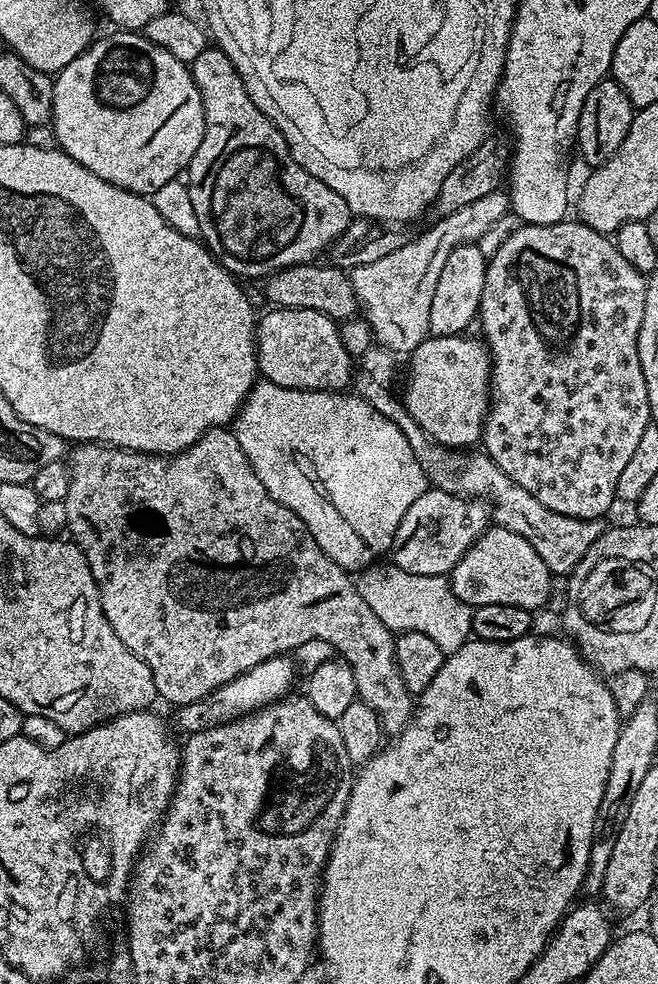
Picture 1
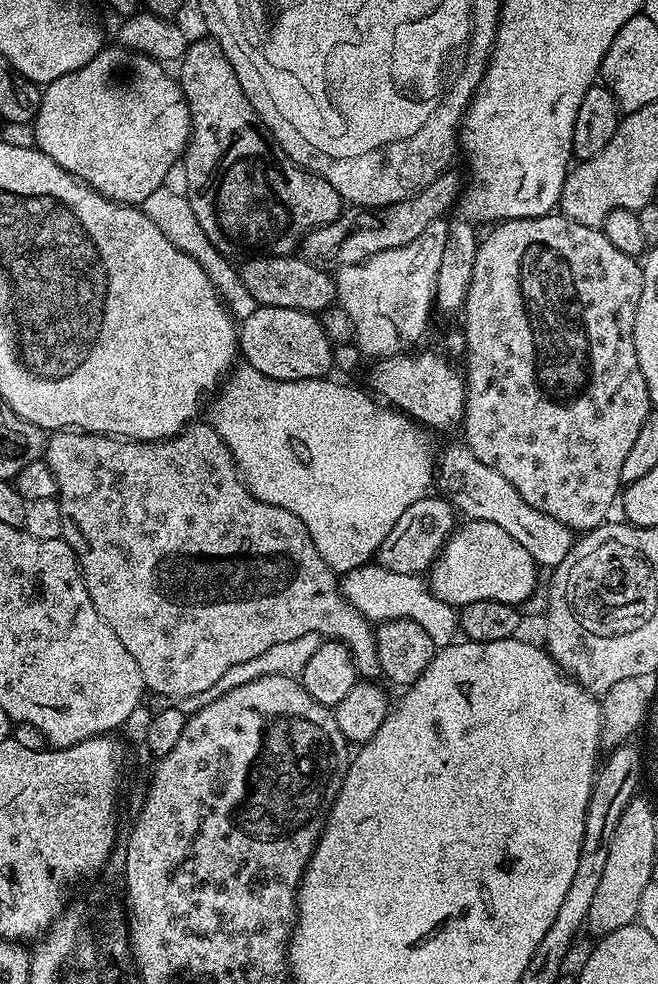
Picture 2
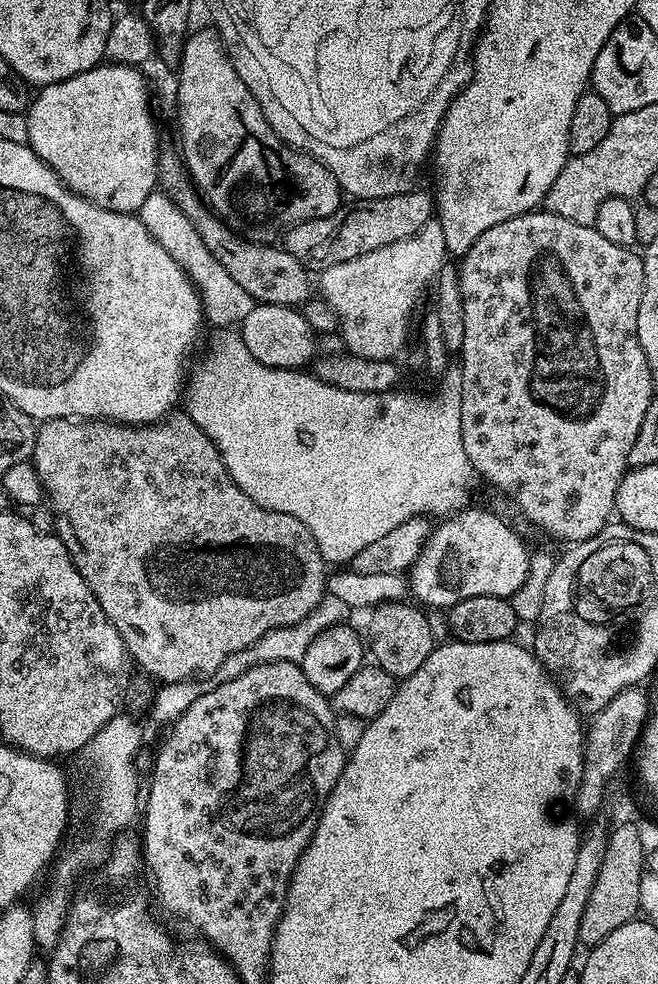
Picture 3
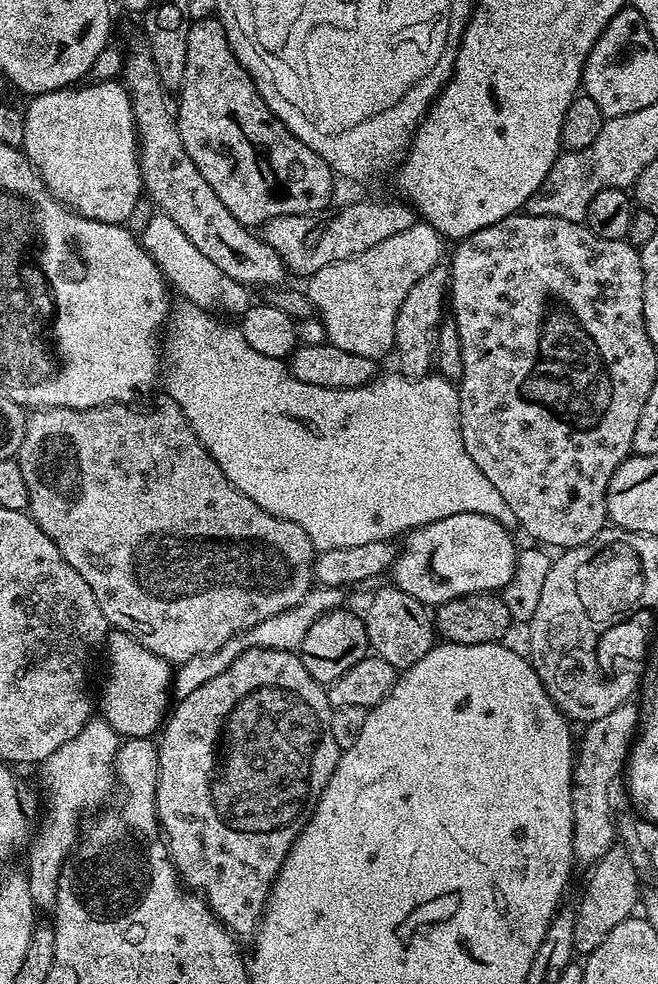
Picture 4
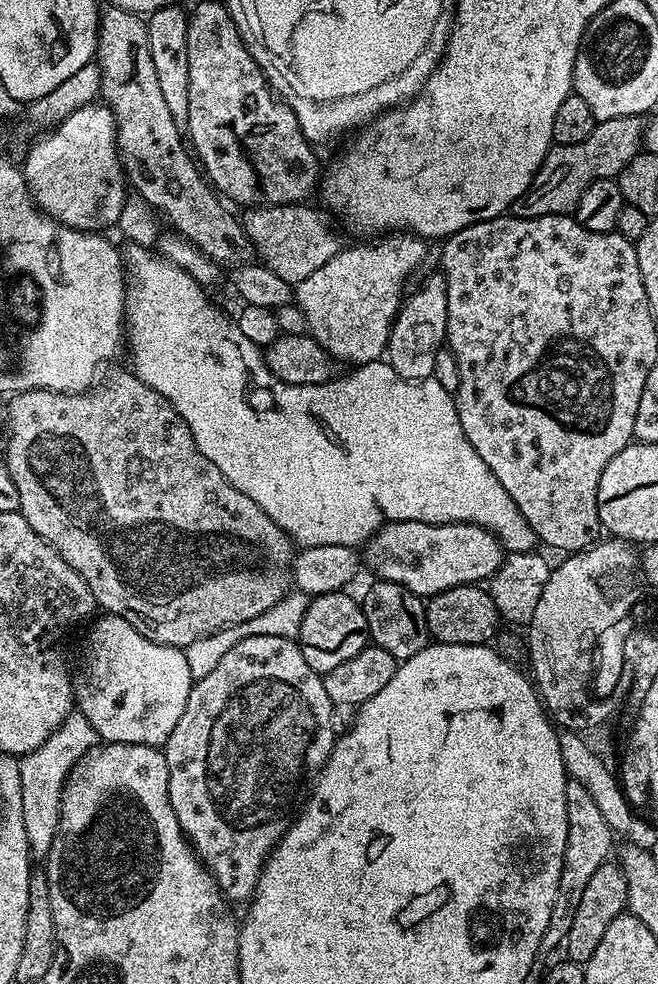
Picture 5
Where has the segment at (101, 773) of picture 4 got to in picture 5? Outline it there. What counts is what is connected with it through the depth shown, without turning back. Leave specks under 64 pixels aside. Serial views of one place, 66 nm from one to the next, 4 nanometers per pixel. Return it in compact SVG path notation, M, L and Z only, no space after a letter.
M74 710L62 722L62 726L58 726L58 730L54 730L54 734L50 738L46 738L46 742L42 742L42 746L38 746L38 750L27 752L24 756L19 757L20 777L22 778L22 814L24 815L28 847L33 857L47 857L49 850L52 849L52 843L60 825L60 799L64 793L64 783L72 775L73 766L90 749L97 747L97 744L98 737L94 726L90 726L90 722L86 722L86 718L79 710Z

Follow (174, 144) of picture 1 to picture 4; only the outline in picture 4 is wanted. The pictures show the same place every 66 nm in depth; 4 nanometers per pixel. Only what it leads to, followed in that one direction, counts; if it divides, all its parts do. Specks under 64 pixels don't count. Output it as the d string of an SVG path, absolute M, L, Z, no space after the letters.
M112 79L98 82L88 82L83 86L69 86L59 88L53 92L47 92L41 96L31 97L27 101L28 109L23 109L24 118L24 143L22 151L28 157L28 161L35 166L36 173L42 178L42 182L50 190L50 194L59 202L80 216L86 218L94 218L98 222L106 222L107 224L127 225L128 219L136 212L136 207L140 204L140 196L142 200L142 189L144 183L140 177L140 154L138 151L138 141L136 139L136 123L134 122L134 110L132 109L132 99L128 97L128 90L124 87L119 79Z

